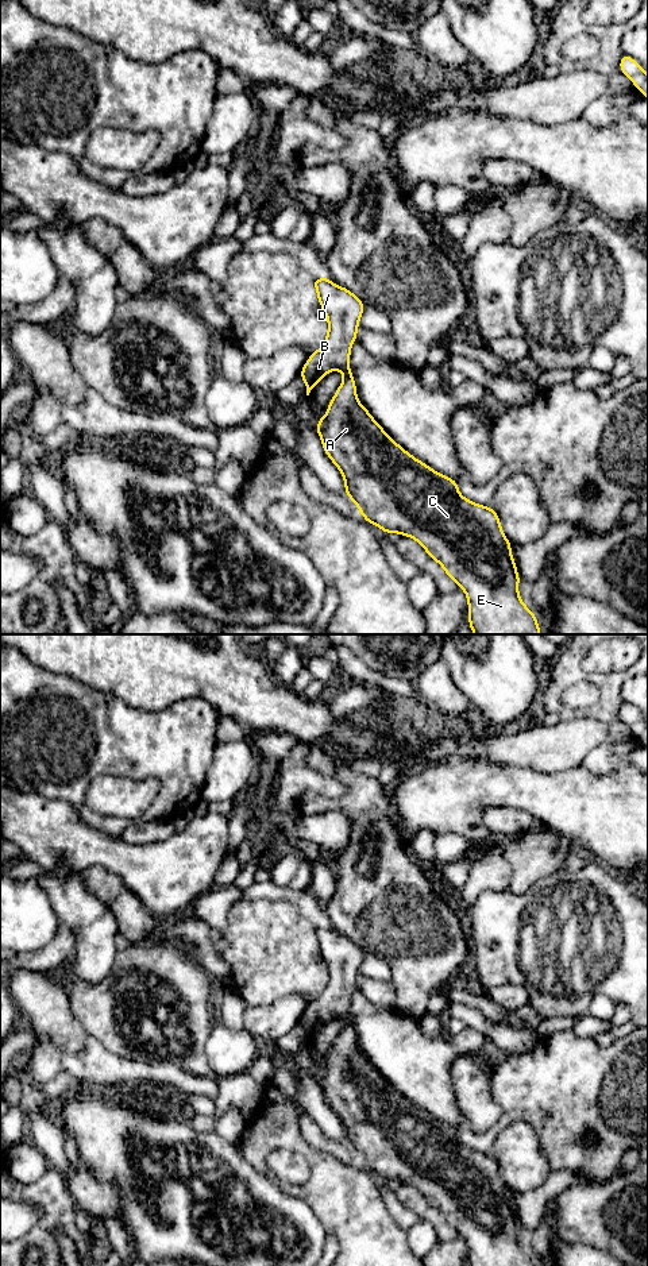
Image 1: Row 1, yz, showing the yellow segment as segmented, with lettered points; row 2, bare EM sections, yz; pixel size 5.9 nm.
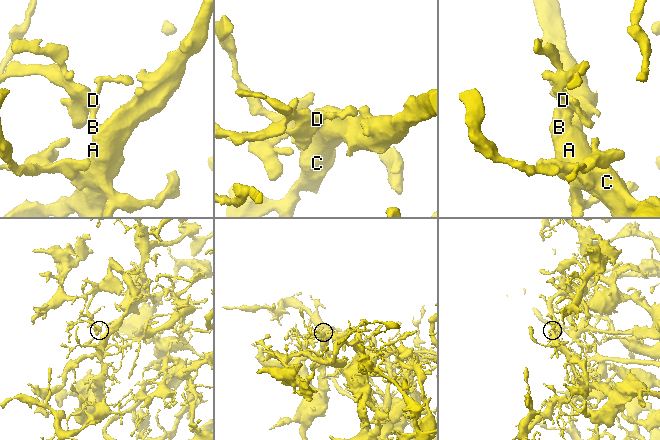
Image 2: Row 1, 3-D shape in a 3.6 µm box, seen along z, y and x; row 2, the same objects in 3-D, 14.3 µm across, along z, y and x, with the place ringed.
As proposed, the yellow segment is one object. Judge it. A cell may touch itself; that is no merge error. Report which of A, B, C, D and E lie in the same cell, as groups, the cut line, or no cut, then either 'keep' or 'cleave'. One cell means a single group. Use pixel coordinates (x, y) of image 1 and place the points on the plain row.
groups A B C D E; cut none; keep

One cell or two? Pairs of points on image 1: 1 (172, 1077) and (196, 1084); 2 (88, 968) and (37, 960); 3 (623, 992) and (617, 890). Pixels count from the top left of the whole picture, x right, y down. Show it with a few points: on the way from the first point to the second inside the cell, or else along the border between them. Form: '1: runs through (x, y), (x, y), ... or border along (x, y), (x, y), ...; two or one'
1: runs through (177, 1080), (191, 1084); one
2: border along (72, 929), (74, 949), (68, 960); two
3: runs through (633, 967), (633, 915); one

